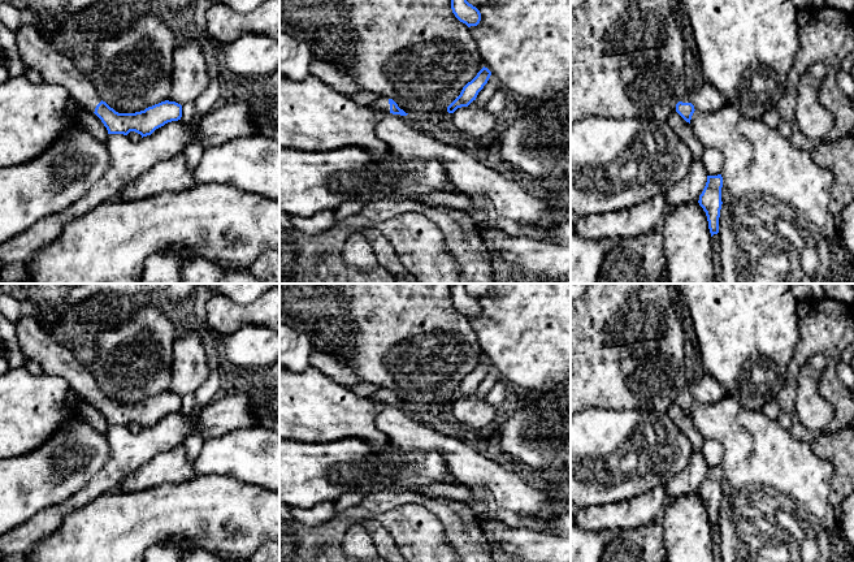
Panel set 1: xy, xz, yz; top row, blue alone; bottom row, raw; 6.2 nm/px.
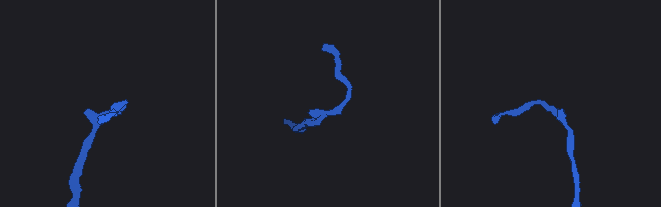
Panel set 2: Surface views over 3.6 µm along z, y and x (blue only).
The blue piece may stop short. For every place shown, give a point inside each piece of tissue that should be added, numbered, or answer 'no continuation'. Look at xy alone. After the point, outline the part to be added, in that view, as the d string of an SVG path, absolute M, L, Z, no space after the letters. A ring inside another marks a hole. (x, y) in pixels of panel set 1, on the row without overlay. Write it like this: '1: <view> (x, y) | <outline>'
1: xy (35, 344) | M30 311L22 314L14 328L18 346L29 362L38 362L43 372L64 379L74 392L95 403L101 389L90 369L66 346L48 334Z

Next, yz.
1: yz (705, 390) | M705 373L698 381L688 381L680 393L692 394L699 403L714 403L728 395L728 392L708 373Z

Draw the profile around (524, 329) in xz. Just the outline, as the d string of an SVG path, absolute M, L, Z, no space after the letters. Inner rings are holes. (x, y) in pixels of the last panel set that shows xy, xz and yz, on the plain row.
M494 284L494 289L493 297L477 299L481 304L481 312L477 317L469 319L484 358L498 368L512 389L547 392L558 388L565 379L571 377L571 284Z

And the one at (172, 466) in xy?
M185 445L151 458L122 481L123 492L139 492L166 483L183 483L196 477L194 461L187 458Z

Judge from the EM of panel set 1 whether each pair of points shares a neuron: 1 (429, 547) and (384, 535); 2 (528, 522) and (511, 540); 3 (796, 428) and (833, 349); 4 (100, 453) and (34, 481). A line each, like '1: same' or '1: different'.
1: different
2: different
3: same
4: same

